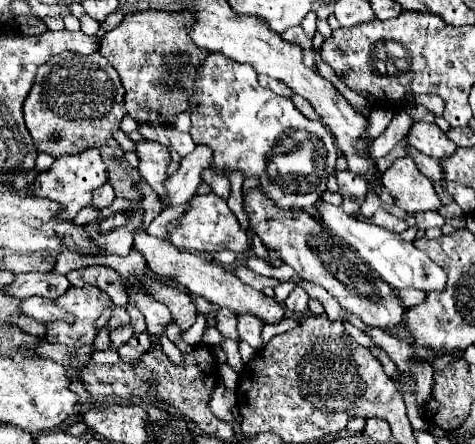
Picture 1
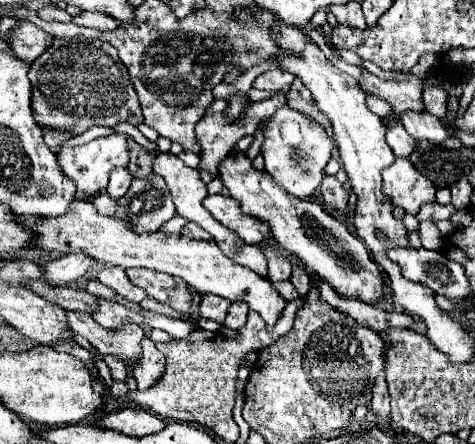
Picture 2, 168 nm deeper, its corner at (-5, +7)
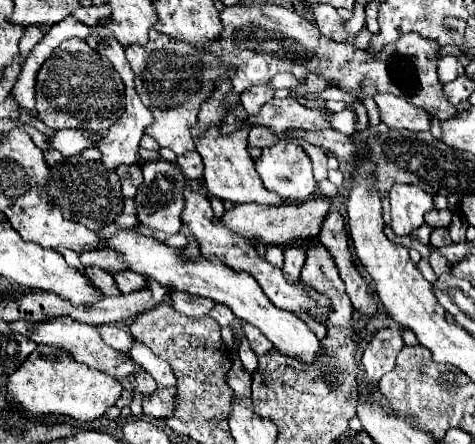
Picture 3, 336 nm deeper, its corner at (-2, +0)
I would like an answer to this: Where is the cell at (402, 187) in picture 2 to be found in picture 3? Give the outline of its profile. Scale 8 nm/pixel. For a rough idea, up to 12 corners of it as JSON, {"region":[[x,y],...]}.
{"region":[[394,184],[388,198],[392,230],[410,236],[434,208],[432,196]]}

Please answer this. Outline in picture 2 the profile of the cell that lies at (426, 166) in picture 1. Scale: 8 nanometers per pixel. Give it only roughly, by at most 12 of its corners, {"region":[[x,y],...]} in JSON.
{"region":[[401,127],[387,129],[397,157],[415,151],[415,139]]}

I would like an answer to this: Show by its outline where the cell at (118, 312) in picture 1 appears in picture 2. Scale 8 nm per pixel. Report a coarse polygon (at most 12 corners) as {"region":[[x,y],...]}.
{"region":[[112,355],[103,360],[110,368],[112,378],[126,381],[124,364]]}

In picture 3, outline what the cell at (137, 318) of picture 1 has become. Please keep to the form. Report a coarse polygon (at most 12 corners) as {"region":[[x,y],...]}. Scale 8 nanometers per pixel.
{"region":[[148,372],[130,376],[130,384],[144,396],[156,392],[156,382]]}

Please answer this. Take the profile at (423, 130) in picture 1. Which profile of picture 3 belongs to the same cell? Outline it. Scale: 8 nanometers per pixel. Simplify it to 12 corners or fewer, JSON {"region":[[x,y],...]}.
{"region":[[376,94],[388,128],[428,130],[428,114],[392,94]]}

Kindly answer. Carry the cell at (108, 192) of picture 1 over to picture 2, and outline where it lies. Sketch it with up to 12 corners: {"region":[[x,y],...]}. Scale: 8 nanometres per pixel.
{"region":[[125,167],[109,175],[107,195],[119,199],[127,193],[131,175]]}

